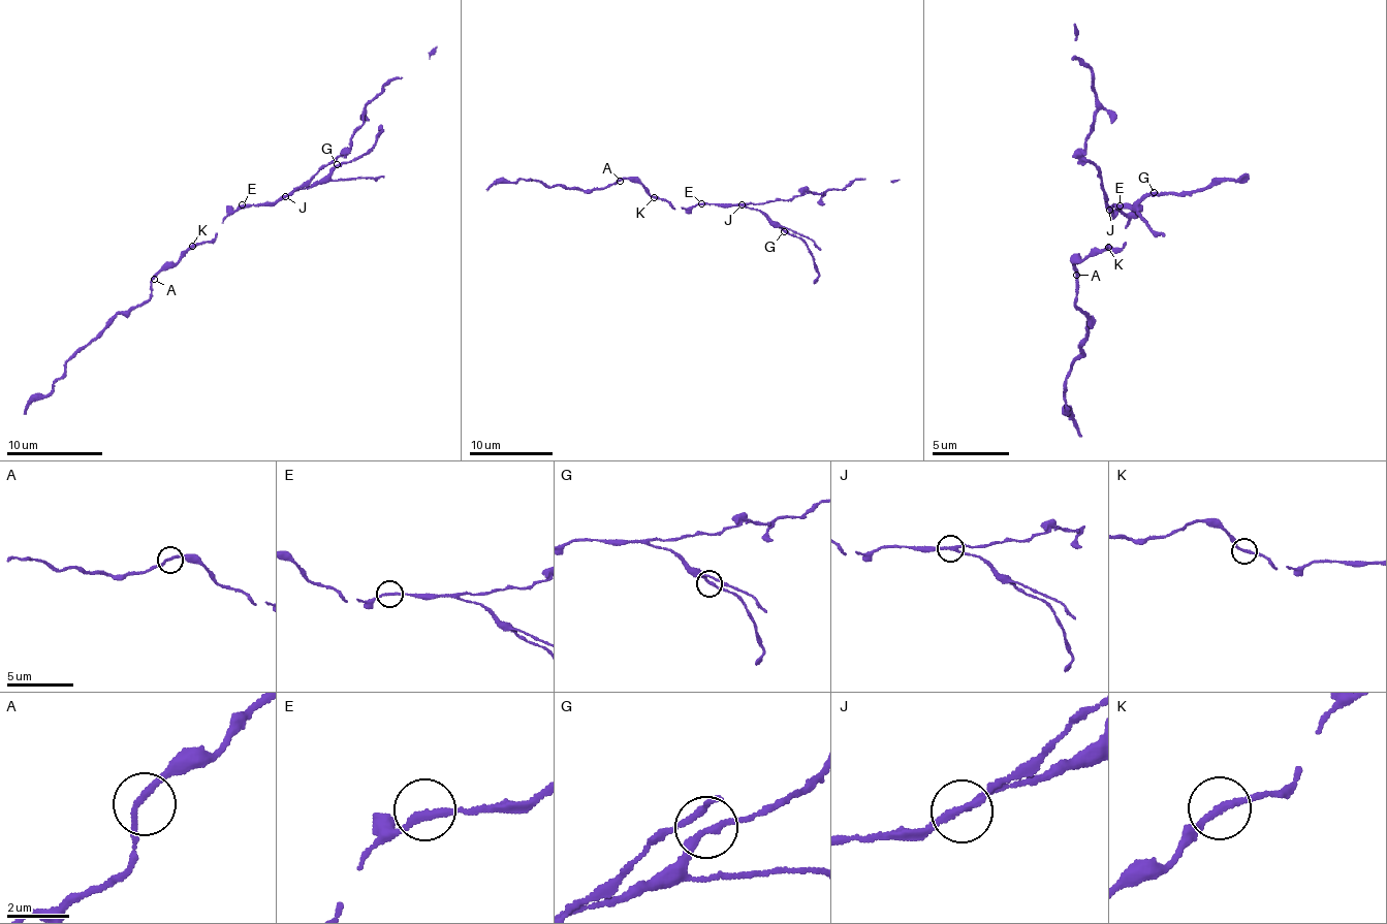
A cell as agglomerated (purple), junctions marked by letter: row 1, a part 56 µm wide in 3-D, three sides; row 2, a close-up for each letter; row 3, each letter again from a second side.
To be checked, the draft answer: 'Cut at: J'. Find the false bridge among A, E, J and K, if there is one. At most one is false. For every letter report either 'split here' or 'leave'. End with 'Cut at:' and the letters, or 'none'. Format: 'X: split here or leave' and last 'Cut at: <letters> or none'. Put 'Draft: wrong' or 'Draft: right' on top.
Draft: right
A: leave
E: leave
J: split here
K: leave
Cut at: J

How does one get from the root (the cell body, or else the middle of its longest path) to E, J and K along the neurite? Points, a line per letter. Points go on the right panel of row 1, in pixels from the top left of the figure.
E: (1127, 226), (1128, 218), (1120, 205)
J: (1127, 226), (1128, 218), (1120, 210), (1110, 220), (1107, 213), (1110, 210)
K: (1127, 226), (1125, 247), (1111, 250), (1111, 245), (1108, 247)

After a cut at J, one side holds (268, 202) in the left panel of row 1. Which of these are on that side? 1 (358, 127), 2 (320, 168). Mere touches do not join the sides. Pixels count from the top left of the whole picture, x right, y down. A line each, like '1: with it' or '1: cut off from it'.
1: with it
2: with it

